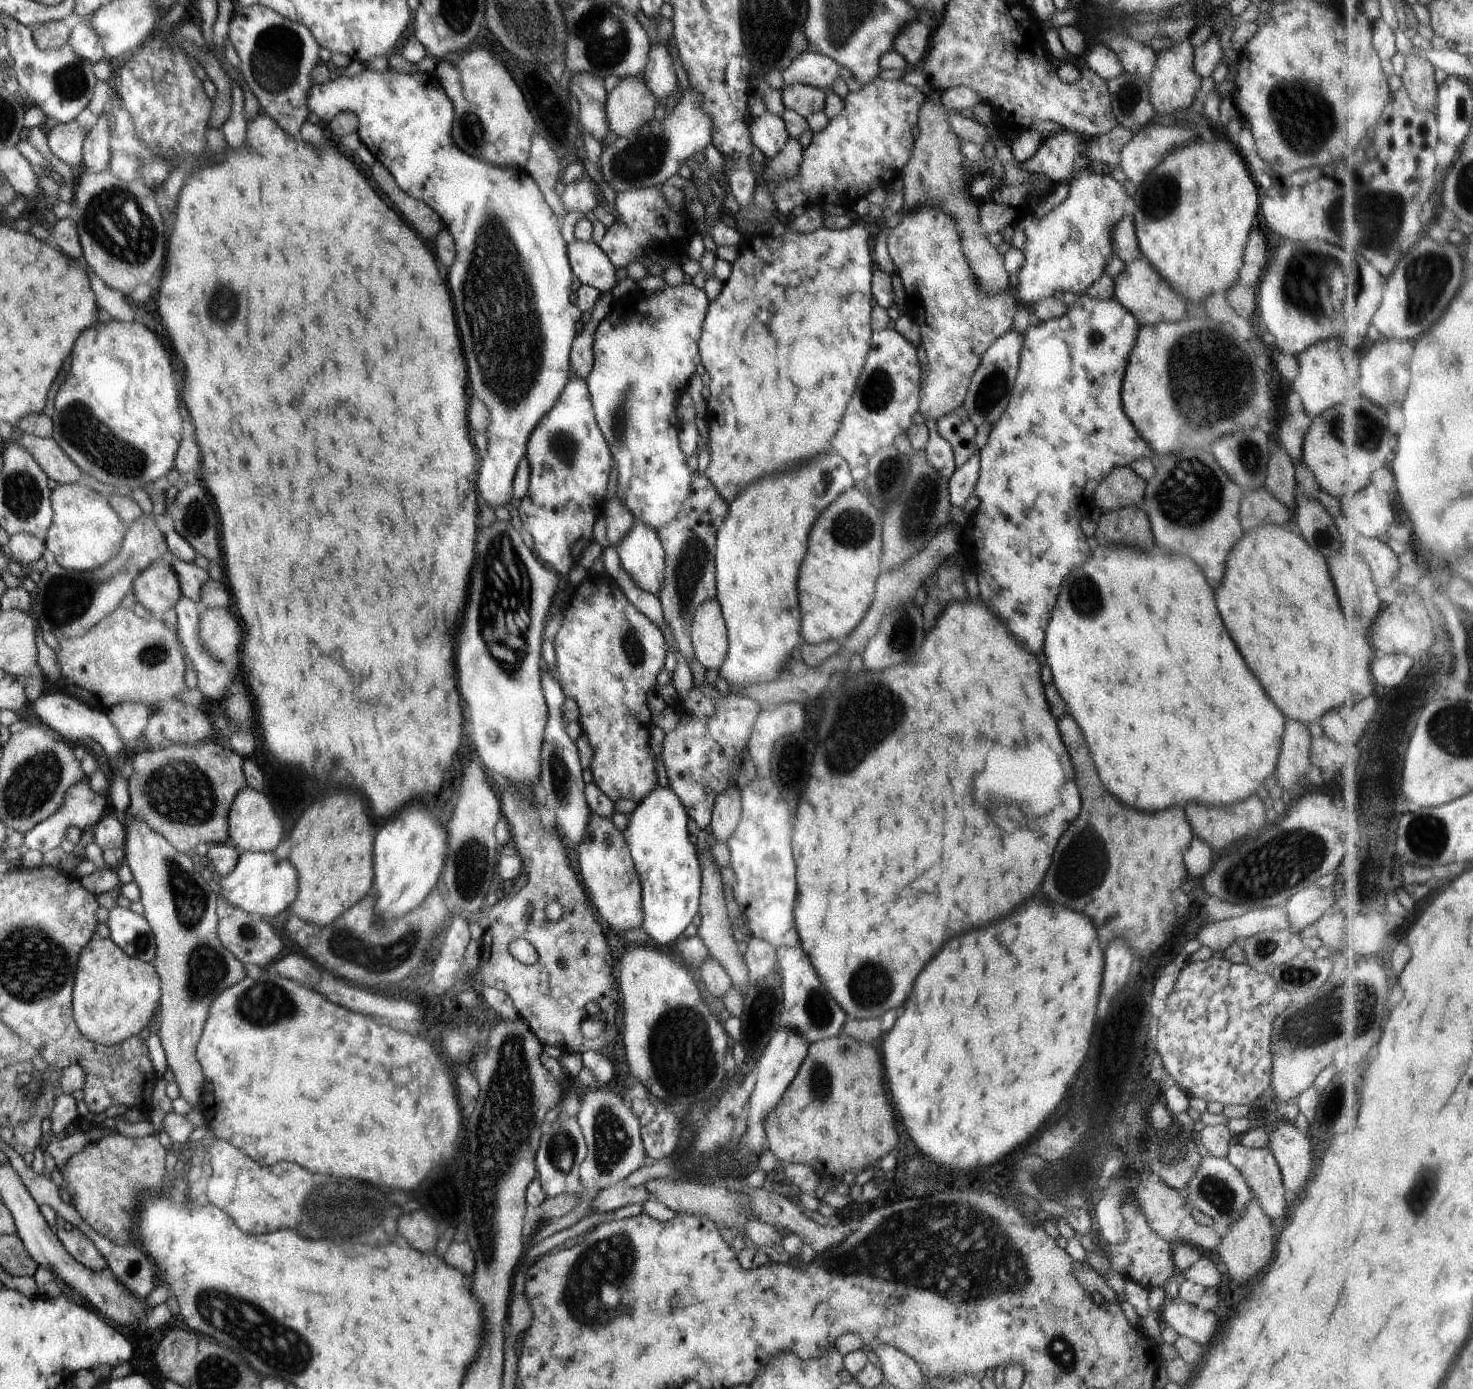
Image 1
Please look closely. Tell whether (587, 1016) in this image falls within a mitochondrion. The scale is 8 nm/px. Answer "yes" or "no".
no

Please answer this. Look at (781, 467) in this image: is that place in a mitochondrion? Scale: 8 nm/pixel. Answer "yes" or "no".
no

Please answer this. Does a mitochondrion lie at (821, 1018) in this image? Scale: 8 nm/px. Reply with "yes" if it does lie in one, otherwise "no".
yes

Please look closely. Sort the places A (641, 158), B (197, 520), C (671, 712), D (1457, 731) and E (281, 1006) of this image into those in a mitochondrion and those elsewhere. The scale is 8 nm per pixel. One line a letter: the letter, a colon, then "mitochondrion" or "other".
A: mitochondrion
B: mitochondrion
C: other
D: mitochondrion
E: mitochondrion

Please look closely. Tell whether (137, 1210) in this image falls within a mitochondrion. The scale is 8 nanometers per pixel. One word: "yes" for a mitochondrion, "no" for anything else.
no

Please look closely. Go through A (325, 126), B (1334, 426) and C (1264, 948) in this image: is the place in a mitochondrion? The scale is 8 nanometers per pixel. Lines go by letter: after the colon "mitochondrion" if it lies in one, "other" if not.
A: other
B: other
C: mitochondrion

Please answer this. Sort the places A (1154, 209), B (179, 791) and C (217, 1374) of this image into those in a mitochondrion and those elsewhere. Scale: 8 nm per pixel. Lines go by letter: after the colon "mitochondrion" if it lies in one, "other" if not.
A: mitochondrion
B: mitochondrion
C: mitochondrion

